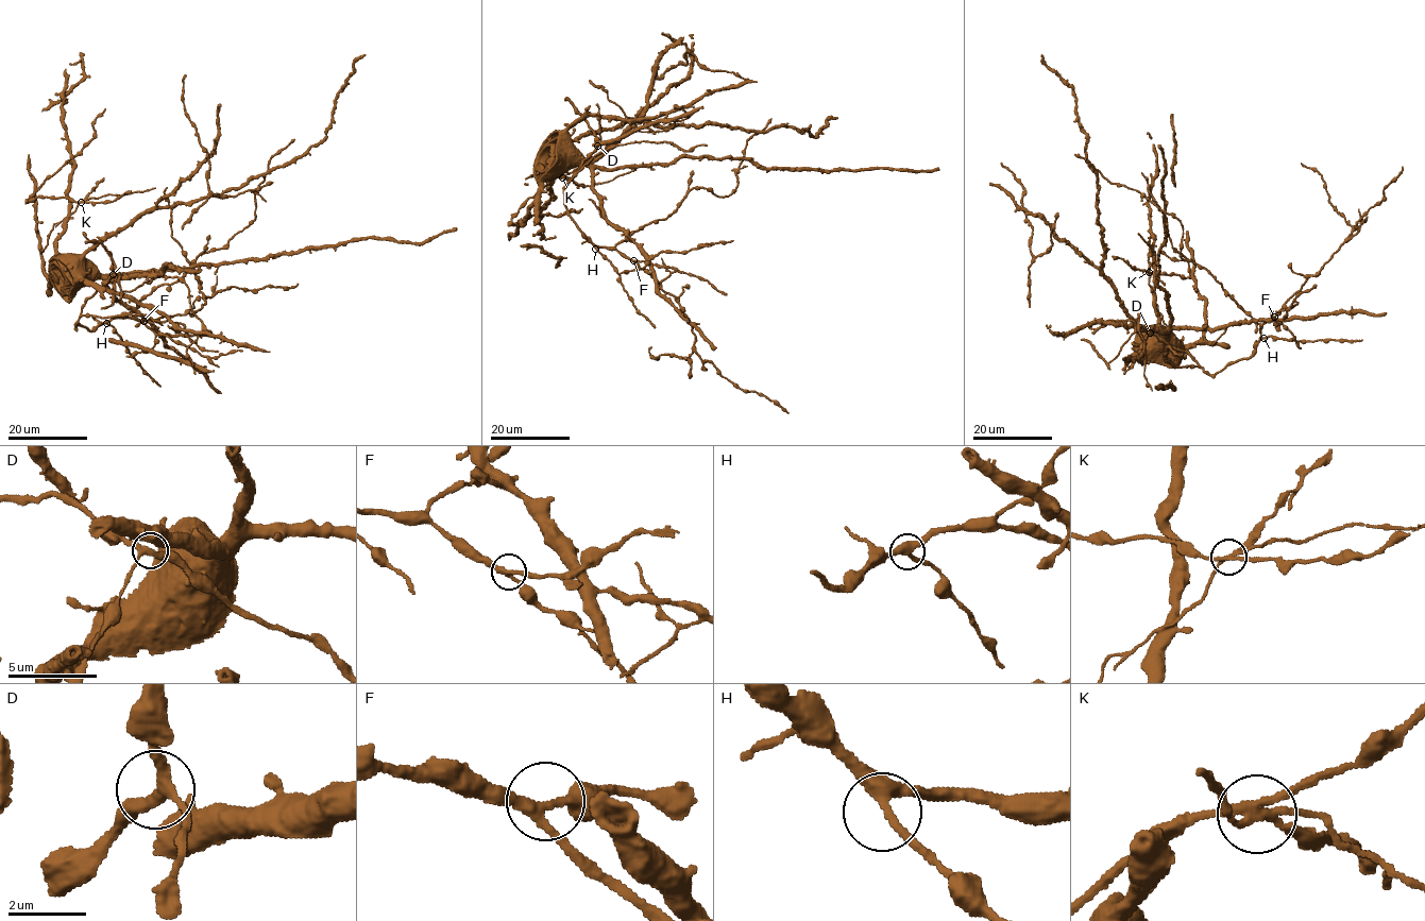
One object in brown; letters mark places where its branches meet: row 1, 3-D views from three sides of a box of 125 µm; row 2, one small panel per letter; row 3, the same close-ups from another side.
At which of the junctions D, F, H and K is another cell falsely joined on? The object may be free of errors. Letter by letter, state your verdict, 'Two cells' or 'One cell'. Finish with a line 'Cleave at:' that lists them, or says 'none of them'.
D: One cell
F: One cell
H: One cell
K: Two cells
Cleave at: K

